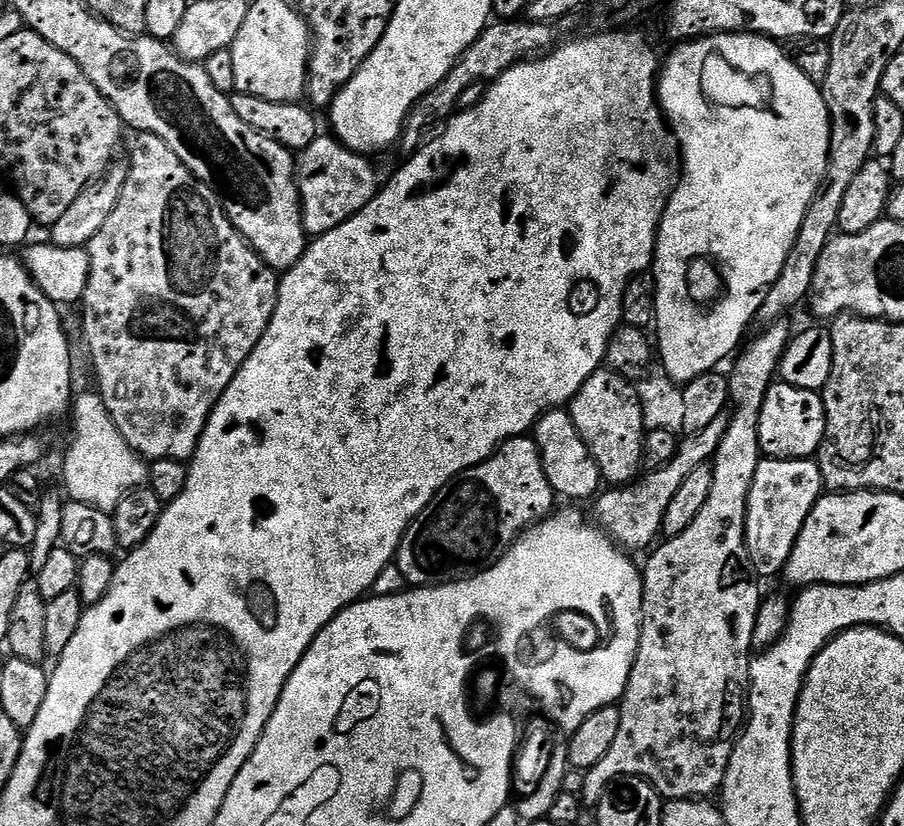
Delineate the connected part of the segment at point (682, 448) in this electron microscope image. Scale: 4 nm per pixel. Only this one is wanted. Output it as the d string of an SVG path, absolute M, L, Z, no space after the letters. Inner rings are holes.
M727 415L714 418L714 422L706 426L706 430L685 435L676 445L674 458L670 458L666 466L641 475L631 484L609 487L607 489L609 492L601 491L594 500L594 505L596 504L595 523L607 532L619 547L629 553L637 554L636 552L648 547L651 549L657 543L656 536L661 535L660 527L662 518L666 514L666 506L670 506L674 494L678 491L678 486L682 486L682 482L686 482L686 477L698 466L711 461L716 454L718 442L722 442L722 434L726 434L727 425Z

